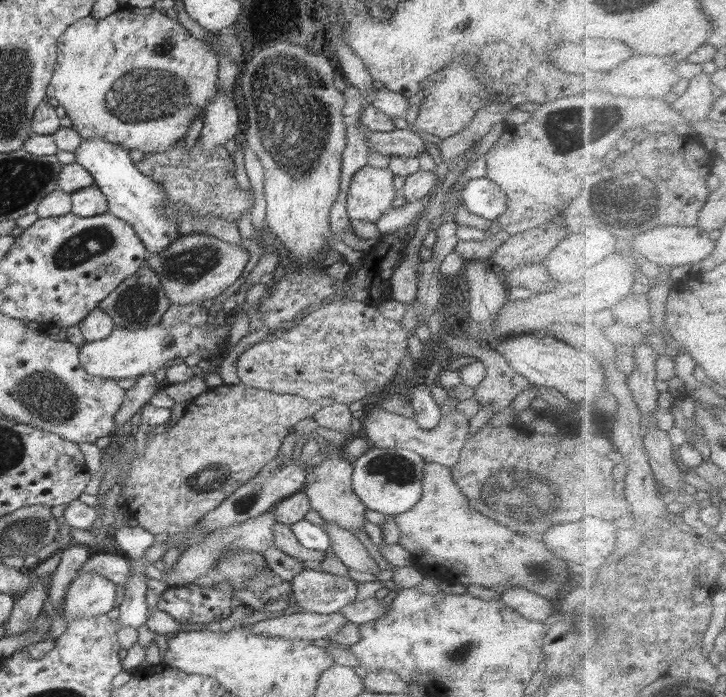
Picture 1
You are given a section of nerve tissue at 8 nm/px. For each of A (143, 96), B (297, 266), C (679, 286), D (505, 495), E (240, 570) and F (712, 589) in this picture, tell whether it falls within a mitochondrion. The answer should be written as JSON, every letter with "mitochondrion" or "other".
{"A":"mitochondrion","B":"other","C":"other","D":"mitochondrion","E":"mitochondrion","F":"other"}

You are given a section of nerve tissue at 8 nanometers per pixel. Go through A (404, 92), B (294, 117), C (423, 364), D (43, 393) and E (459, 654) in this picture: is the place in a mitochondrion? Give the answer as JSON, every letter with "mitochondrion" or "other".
{"A":"other","B":"mitochondrion","C":"other","D":"mitochondrion","E":"mitochondrion"}

